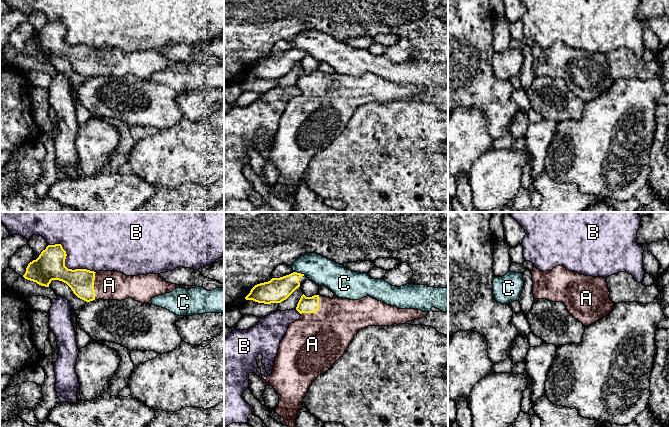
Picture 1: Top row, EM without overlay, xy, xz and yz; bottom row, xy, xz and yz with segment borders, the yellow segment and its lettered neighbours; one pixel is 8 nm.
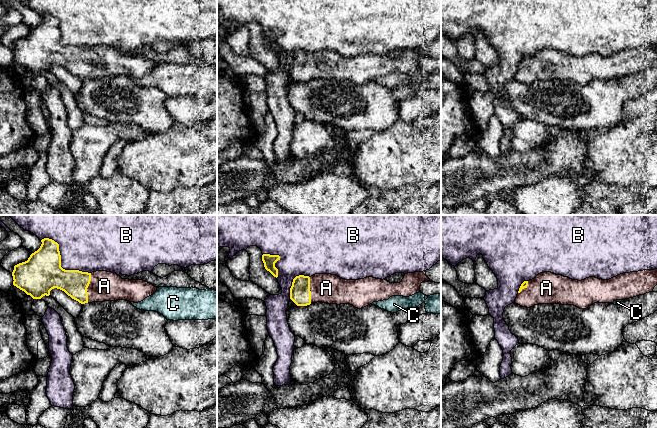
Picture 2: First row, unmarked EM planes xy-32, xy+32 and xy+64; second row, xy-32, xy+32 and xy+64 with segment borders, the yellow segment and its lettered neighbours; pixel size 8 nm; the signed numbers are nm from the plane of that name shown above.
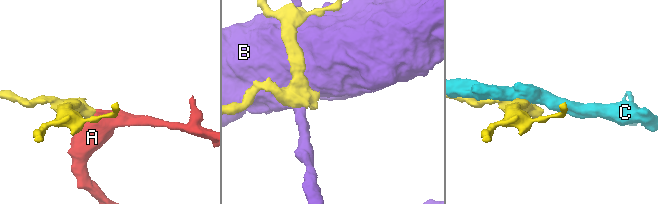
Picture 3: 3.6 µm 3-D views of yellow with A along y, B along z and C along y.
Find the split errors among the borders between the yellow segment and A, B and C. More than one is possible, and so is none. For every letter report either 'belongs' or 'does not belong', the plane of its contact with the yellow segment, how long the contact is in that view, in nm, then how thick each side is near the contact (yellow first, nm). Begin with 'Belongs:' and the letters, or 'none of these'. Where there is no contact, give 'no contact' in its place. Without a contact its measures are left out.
Belongs: A
A: belongs; meets yellow in xz; contact 220 nm long; 130 nm thick on the yellow side, 460 nm on the other
B: does not belong; meets yellow in xy; contact 440 nm long; 240 nm thick on the yellow side, 380 nm on the other
C: does not belong; meets yellow in xz; contact 90 nm long; 200 nm thick on the yellow side, 220 nm on the other

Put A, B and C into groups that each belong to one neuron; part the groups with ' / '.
A / B / C

